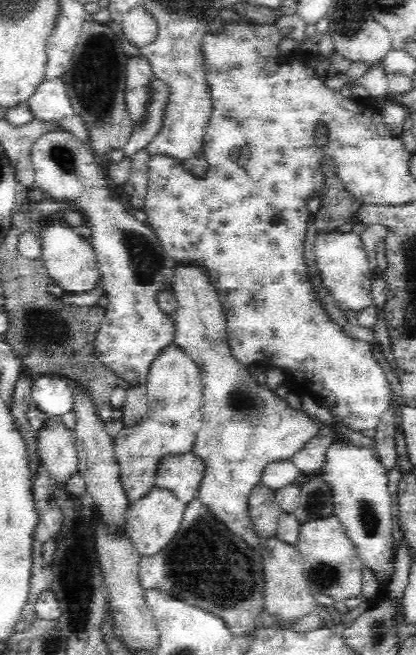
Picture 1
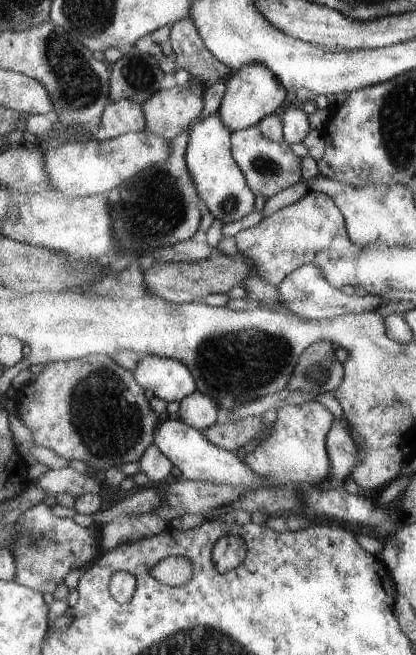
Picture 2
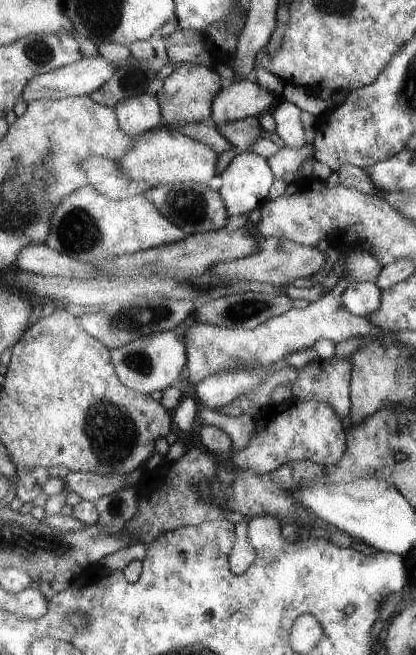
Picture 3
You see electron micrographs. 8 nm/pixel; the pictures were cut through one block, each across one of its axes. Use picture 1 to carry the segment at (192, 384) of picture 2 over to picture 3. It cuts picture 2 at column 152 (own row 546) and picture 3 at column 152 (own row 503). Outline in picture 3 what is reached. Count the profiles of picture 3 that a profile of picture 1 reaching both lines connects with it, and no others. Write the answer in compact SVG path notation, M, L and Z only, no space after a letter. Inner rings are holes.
M187 318L181 326L169 330L169 332L155 332L145 338L137 338L129 346L123 346L119 350L111 350L115 370L125 386L131 390L153 394L159 390L169 390L181 380L181 370L189 366L189 332L197 324L197 318Z

